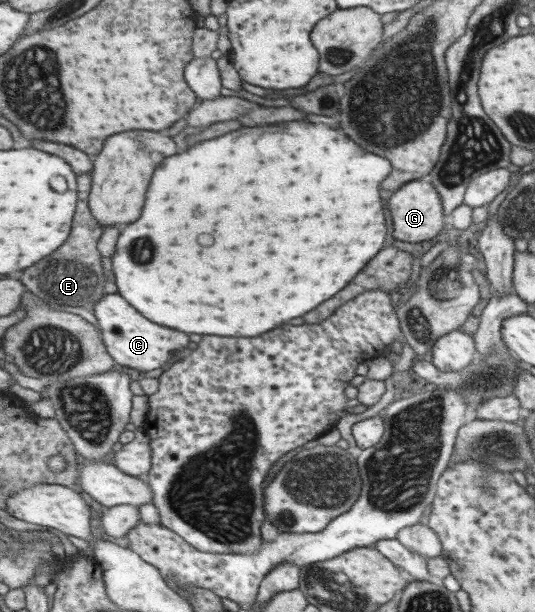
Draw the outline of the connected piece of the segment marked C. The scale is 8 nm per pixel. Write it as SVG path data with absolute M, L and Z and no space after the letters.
M118 293L106 294L92 304L87 313L101 329L100 335L107 346L107 353L114 359L117 368L128 368L135 374L143 374L154 368L165 368L176 350L188 346L188 336L164 326L156 326L142 318Z

